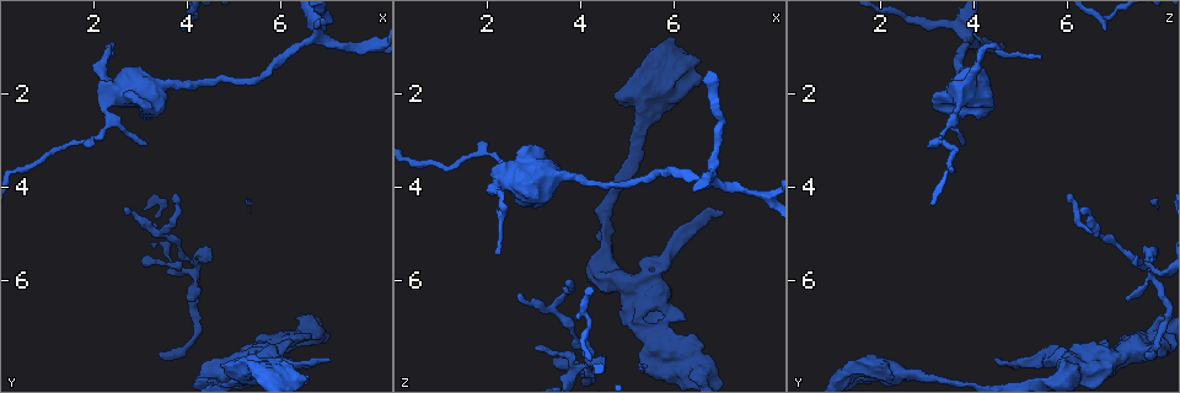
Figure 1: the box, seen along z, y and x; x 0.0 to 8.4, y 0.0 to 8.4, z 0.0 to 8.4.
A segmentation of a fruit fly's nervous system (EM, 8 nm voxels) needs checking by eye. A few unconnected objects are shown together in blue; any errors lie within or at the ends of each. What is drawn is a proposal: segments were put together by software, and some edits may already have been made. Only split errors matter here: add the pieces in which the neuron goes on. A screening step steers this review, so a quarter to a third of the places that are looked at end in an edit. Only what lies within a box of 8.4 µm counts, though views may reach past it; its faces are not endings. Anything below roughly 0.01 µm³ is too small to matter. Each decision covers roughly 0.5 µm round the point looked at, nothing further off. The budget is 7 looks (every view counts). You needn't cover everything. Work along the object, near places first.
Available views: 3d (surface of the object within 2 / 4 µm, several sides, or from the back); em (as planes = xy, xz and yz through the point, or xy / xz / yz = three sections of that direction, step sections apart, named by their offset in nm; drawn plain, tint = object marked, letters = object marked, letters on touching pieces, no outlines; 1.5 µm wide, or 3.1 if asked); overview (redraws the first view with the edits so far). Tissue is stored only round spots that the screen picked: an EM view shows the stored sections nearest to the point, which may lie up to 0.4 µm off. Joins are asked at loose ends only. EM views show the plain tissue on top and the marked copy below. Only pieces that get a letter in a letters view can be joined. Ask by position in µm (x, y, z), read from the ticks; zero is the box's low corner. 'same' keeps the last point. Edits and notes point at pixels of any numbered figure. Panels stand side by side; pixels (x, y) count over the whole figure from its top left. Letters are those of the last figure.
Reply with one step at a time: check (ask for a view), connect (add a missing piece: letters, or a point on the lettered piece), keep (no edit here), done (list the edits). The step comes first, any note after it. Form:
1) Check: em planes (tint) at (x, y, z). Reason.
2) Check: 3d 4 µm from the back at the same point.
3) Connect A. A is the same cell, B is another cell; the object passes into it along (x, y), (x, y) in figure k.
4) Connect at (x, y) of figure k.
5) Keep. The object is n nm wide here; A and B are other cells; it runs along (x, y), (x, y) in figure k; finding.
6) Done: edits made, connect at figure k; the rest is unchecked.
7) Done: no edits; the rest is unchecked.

Check: 3d 2 µm at (2.70, 4.55, 6.25). Tapers out.

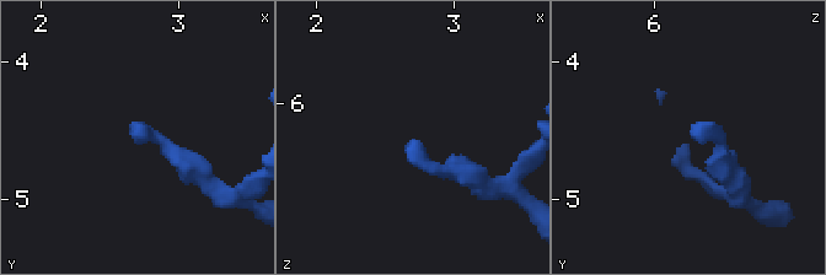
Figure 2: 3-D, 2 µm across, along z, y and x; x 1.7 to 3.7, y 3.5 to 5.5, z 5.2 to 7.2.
Check: em planes (letters) at (2.70, 4.48, 6.28).

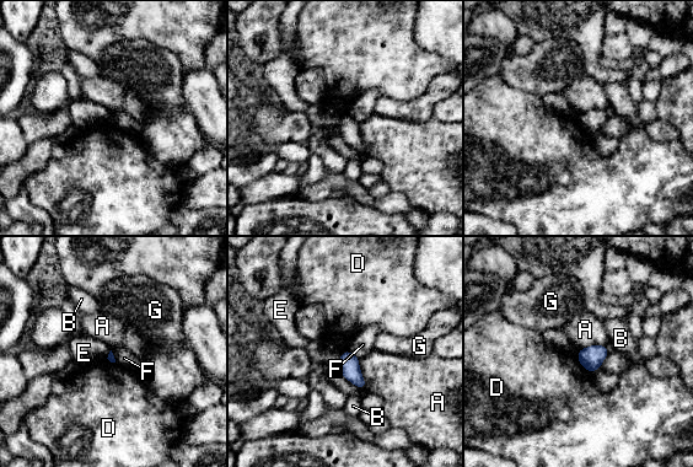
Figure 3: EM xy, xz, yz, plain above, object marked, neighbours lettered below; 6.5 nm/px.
Keep. A, B, D, E, F and G are other cells; a border runs along (345, 350), (337, 361) in figure 3; none of them fits.

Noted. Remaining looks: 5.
Check: 3d 2 µm at (3.35, 7.55, 7.80). Tapers out.

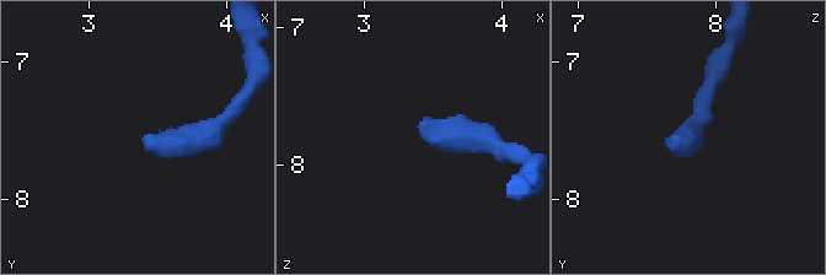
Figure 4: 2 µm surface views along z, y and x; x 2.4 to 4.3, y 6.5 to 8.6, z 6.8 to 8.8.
Check: em xy step 4 (tint) at (3.38, 7.54, 7.74). Need the tissue.

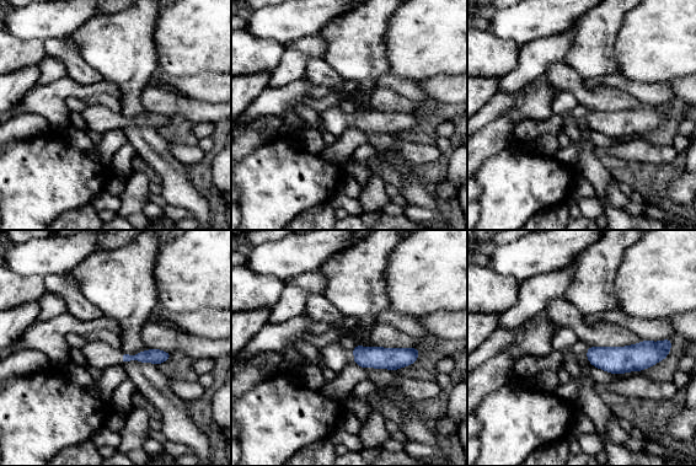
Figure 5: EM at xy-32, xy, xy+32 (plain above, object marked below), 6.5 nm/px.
Check: em yz step 4 (letters) at the same point.

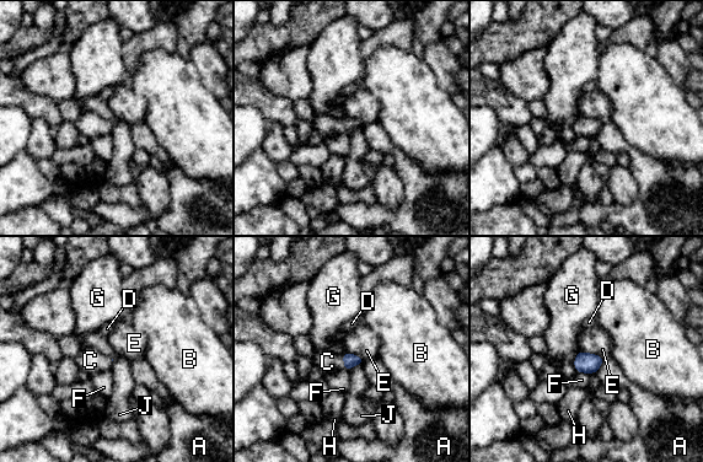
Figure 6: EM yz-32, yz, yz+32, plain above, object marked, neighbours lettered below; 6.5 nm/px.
Connect C. C is the same cell, A, B, D, E, F, G, H and J are other cells; the object passes into it along (350, 360), (344, 363), (327, 361) in figure 6; it goes on there.

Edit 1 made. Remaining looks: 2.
Check: 3d 2 µm from the back at (7.00, 7.70, 4.50). Free end.

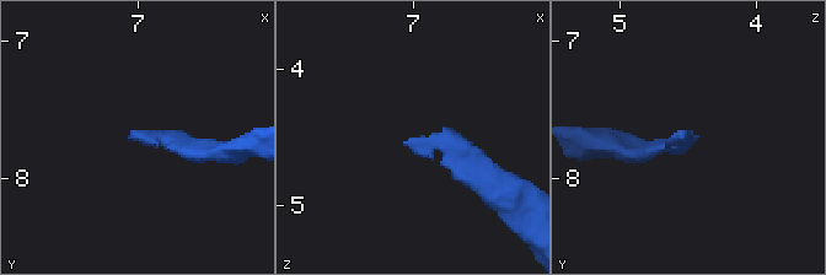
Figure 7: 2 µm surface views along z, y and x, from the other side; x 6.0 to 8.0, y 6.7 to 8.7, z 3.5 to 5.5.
Check: em yz step 4 (letters) at (7.04, 7.66, 4.52). Shape alone is not enough.

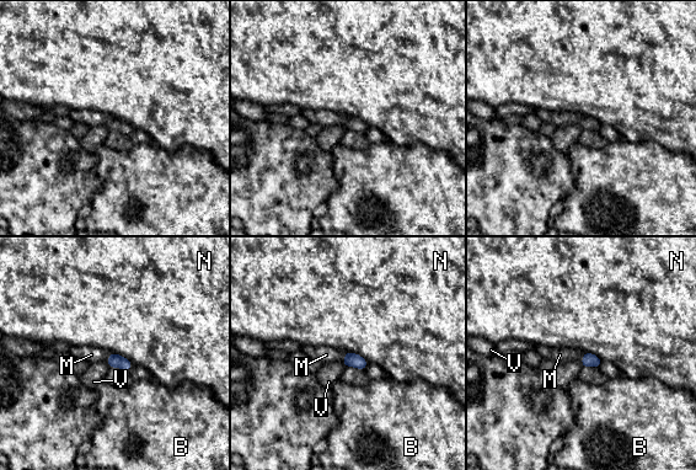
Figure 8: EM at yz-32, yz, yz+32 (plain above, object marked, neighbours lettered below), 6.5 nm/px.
Connect M. The object is 90 nm wide here; M is the same cell, B, N and V are other cells; the object passes into it along (589, 359), (583, 358), (560, 354) in figure 8; it goes on there.

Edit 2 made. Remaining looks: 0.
Done: edits made, connect at figure 6, connect at figure 8; the rest is unchecked.

